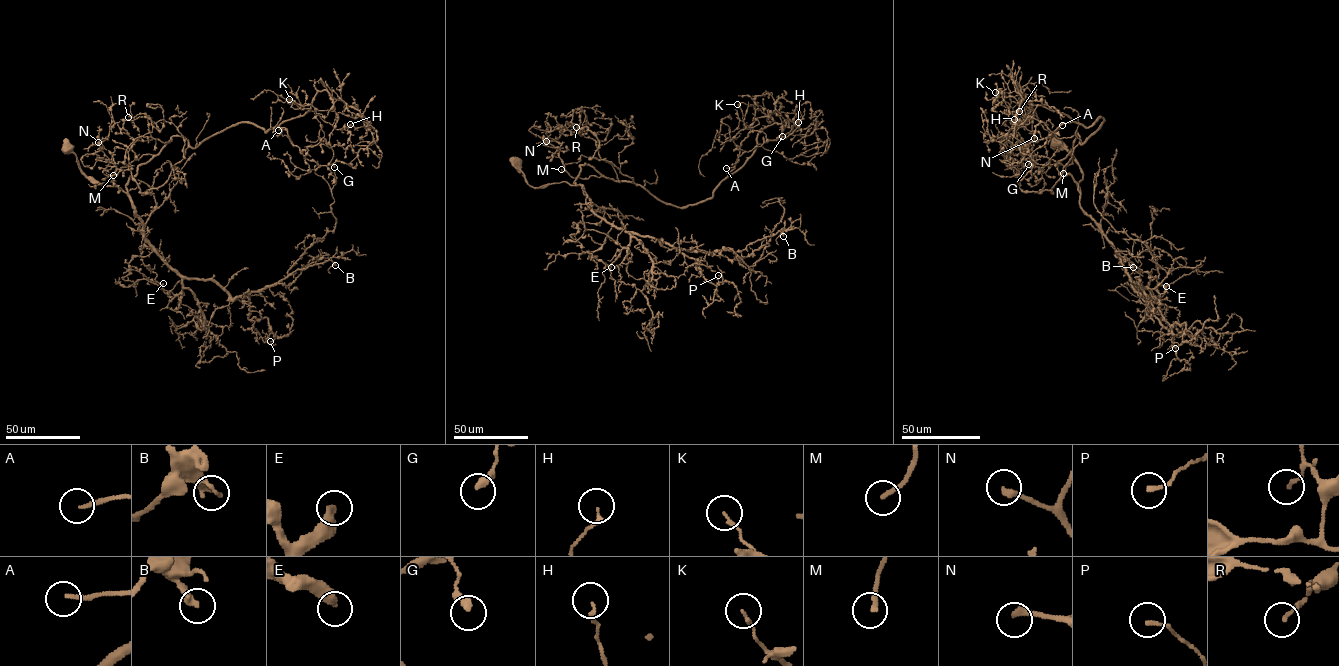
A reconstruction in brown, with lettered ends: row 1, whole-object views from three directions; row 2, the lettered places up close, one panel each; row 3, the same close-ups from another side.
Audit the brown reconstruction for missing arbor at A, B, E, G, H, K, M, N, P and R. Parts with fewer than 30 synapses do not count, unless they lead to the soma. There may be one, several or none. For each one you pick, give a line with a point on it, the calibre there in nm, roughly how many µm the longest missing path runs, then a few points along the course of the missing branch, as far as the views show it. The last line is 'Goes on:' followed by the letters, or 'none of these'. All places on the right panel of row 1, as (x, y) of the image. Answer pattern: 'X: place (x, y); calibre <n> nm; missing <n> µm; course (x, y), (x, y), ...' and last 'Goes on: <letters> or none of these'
A: place (1062, 125); calibre 180 nm; missing 30 µm; course (1062, 125), (1055, 112), (1058, 96), (1055, 94)
N: place (1034, 138); calibre 280 nm; missing 15 µm; course (1034, 138), (1027, 122)
Goes on: A, N

